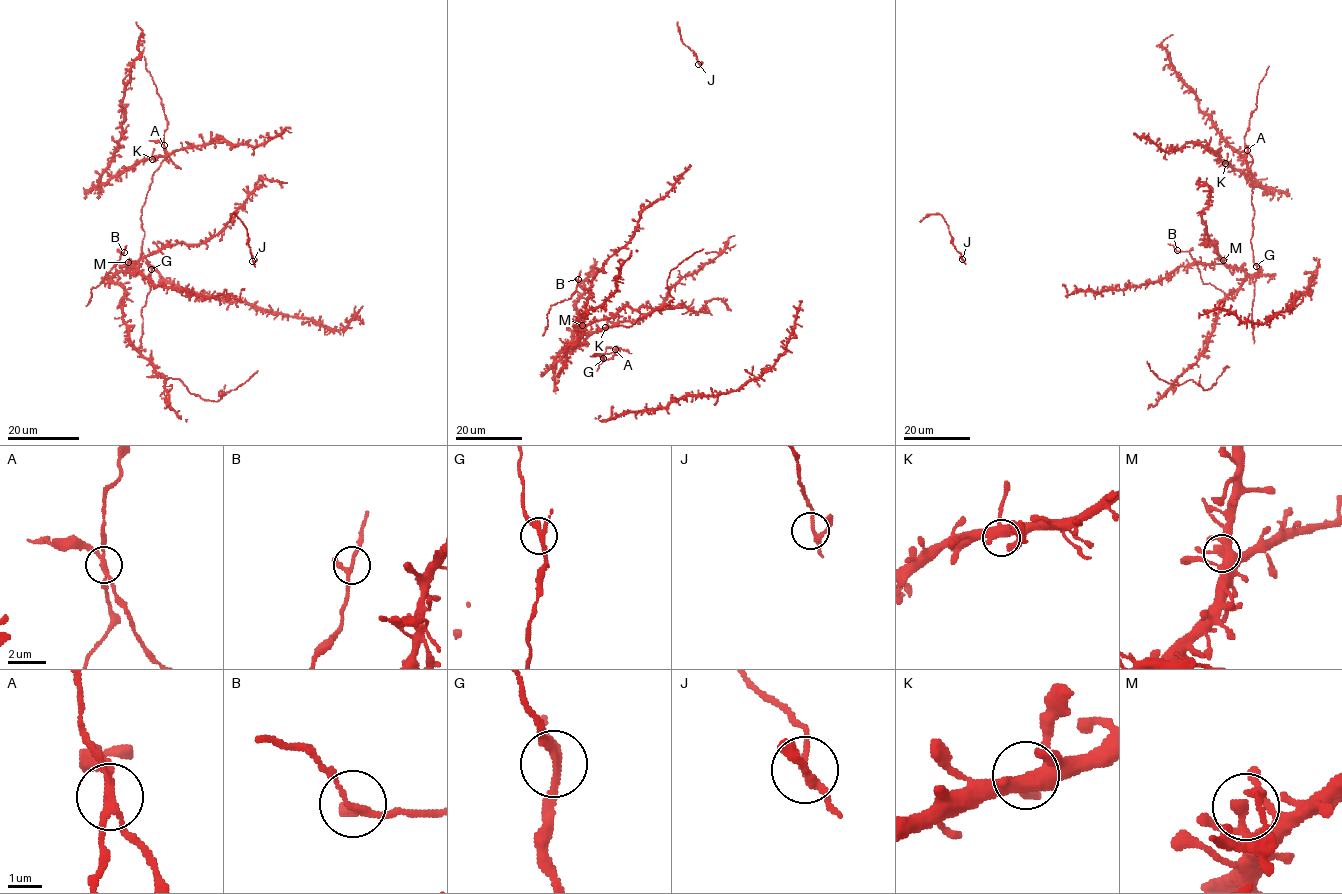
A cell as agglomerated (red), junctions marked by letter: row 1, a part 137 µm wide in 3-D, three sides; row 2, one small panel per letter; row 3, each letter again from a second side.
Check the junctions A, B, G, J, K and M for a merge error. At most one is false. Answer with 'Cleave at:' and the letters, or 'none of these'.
Cleave at: A

